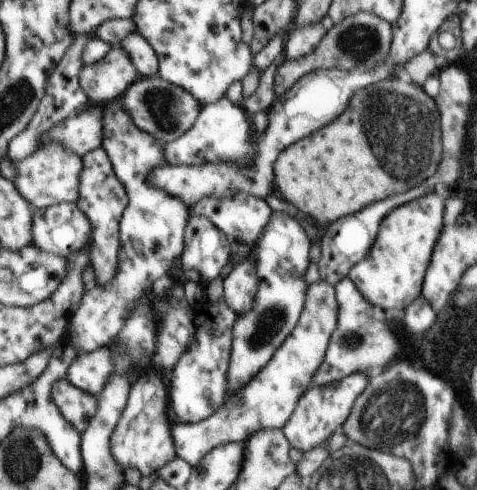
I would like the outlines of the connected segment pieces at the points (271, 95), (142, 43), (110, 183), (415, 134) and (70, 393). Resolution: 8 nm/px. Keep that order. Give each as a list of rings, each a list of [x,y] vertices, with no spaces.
[[[283,50],[276,59],[261,72],[258,88],[256,92],[247,99],[242,100],[241,105],[248,116],[253,116],[256,112],[267,110],[276,97],[275,94],[275,76],[278,67],[286,60]]]
[[[132,31],[120,44],[135,66],[137,77],[158,75],[159,60],[150,43],[138,32]]]
[[[100,145],[94,150],[88,151],[83,156],[83,170],[80,173],[79,200],[76,204],[88,217],[93,231],[91,236],[89,262],[95,270],[94,285],[101,285],[112,280],[119,265],[119,250],[121,245],[120,221],[124,209],[127,208],[129,198],[124,183],[121,184],[111,158]]]
[[[393,76],[374,82],[357,90],[346,110],[328,126],[291,144],[280,153],[273,168],[276,186],[284,201],[294,204],[300,212],[320,224],[331,224],[344,214],[354,214],[373,202],[420,186],[436,172],[440,162],[440,115],[434,100],[428,98],[421,86],[405,83]]]
[[[66,378],[53,384],[51,395],[62,416],[79,433],[88,428],[98,406],[97,398],[94,395],[77,389]]]

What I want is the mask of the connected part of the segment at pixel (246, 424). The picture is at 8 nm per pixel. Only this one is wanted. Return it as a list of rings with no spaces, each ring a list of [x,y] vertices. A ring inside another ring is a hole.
[[[320,279],[312,283],[307,288],[307,297],[302,309],[300,318],[294,327],[294,330],[288,335],[288,338],[275,350],[271,361],[240,389],[233,397],[226,399],[226,402],[216,409],[208,418],[196,423],[180,422],[173,420],[171,422],[171,435],[175,444],[177,456],[195,467],[211,450],[224,443],[243,443],[251,434],[264,429],[282,429],[286,421],[292,416],[297,402],[301,396],[311,386],[314,373],[320,368],[325,357],[326,349],[330,344],[331,334],[336,330],[338,322],[338,305],[335,295],[335,288],[332,283]]]

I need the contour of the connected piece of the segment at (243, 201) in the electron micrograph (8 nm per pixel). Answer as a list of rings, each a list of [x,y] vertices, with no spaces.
[[[238,193],[230,198],[217,199],[216,197],[206,197],[200,199],[191,209],[189,216],[204,215],[209,218],[231,241],[242,241],[254,248],[258,237],[262,234],[262,229],[270,220],[272,209],[264,199],[256,198],[252,195]]]

